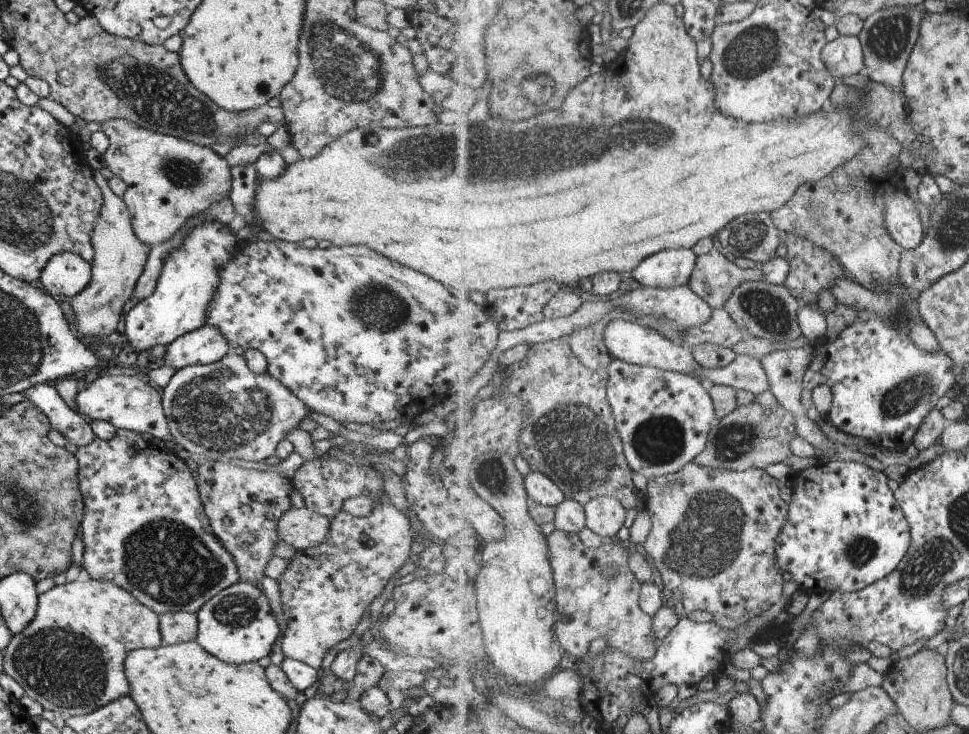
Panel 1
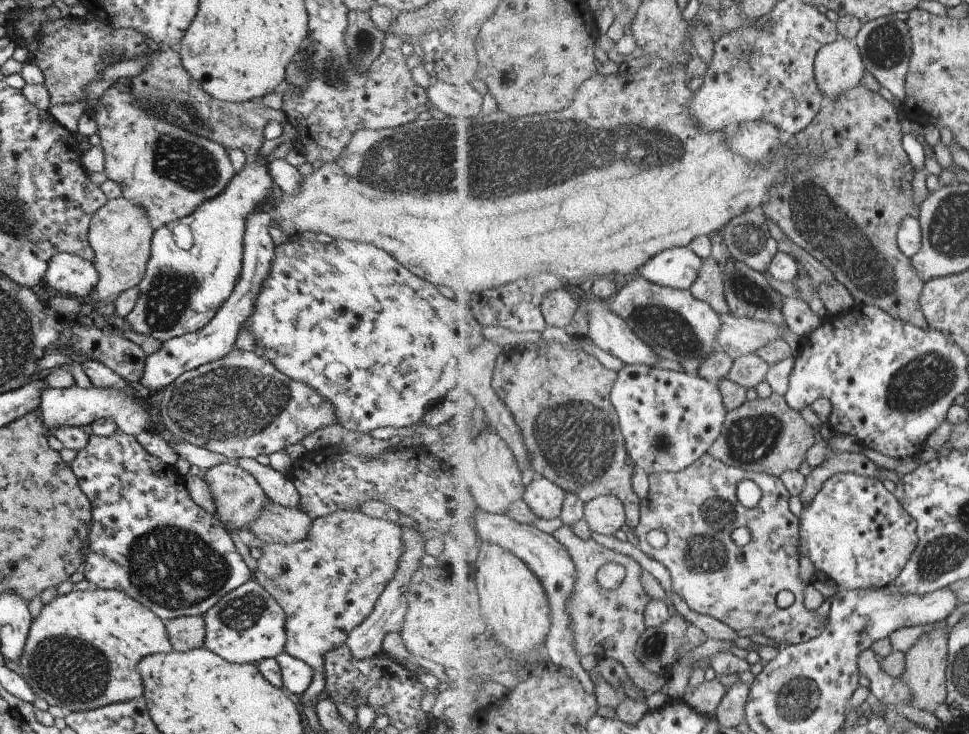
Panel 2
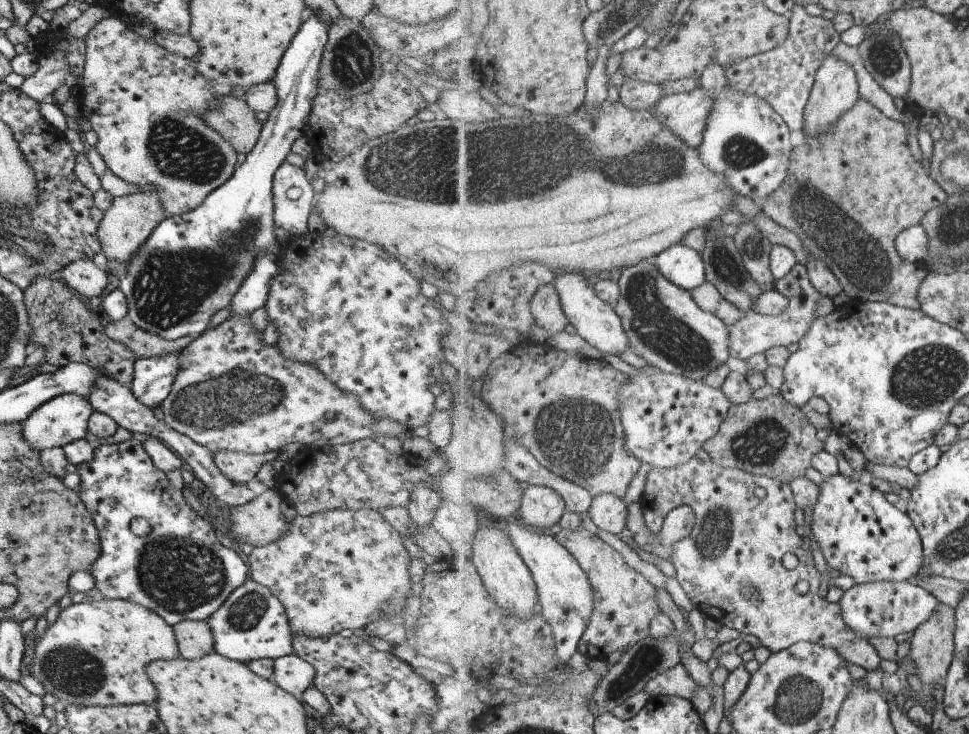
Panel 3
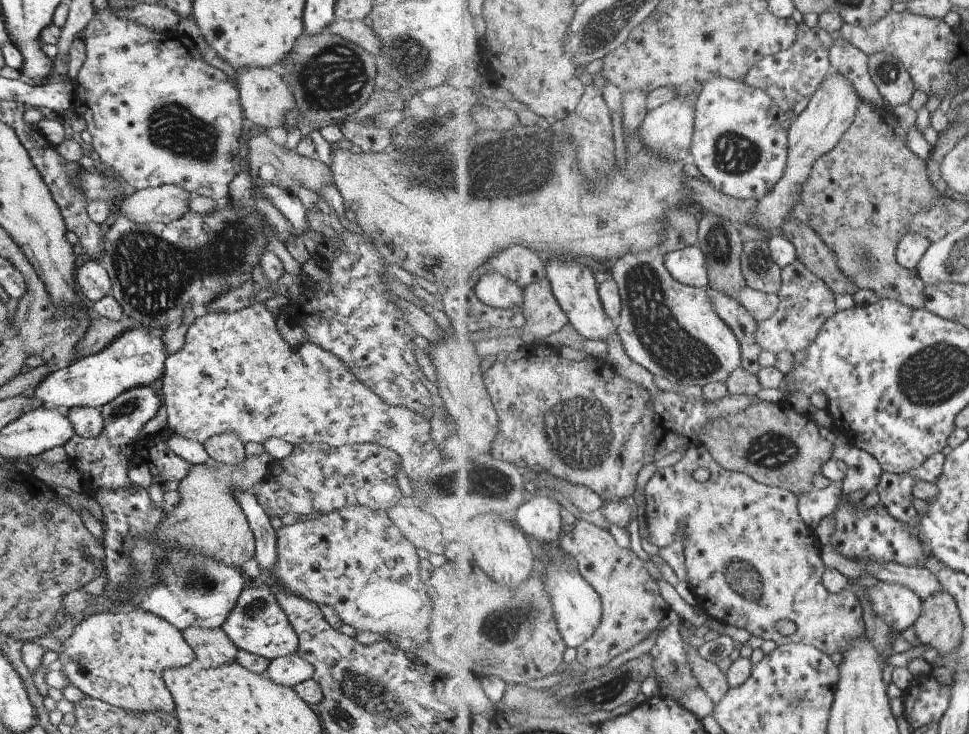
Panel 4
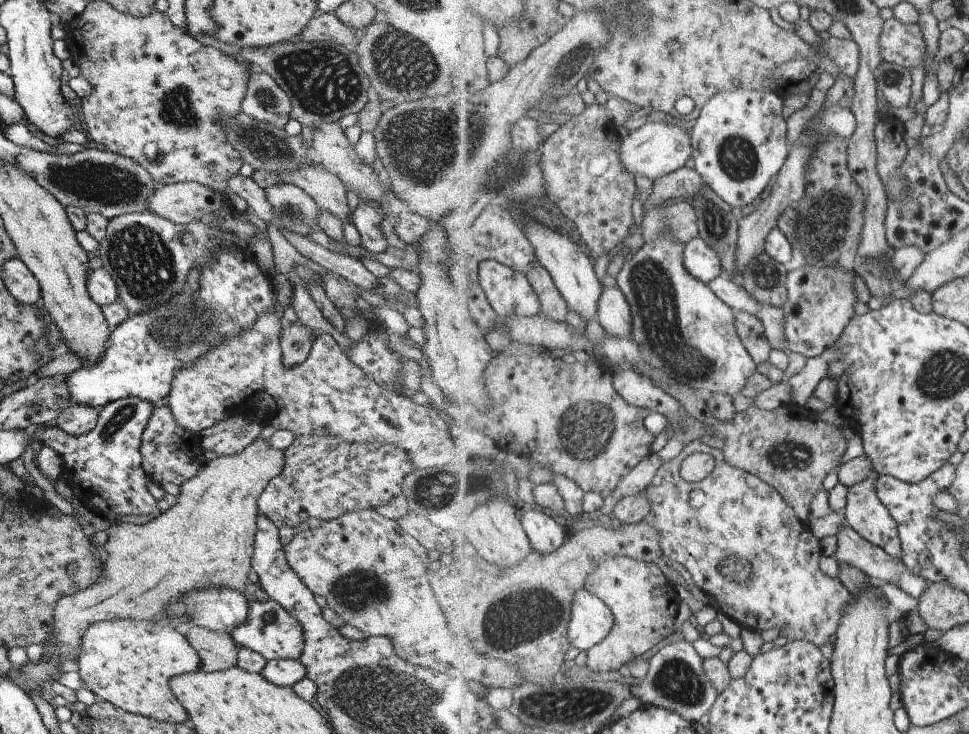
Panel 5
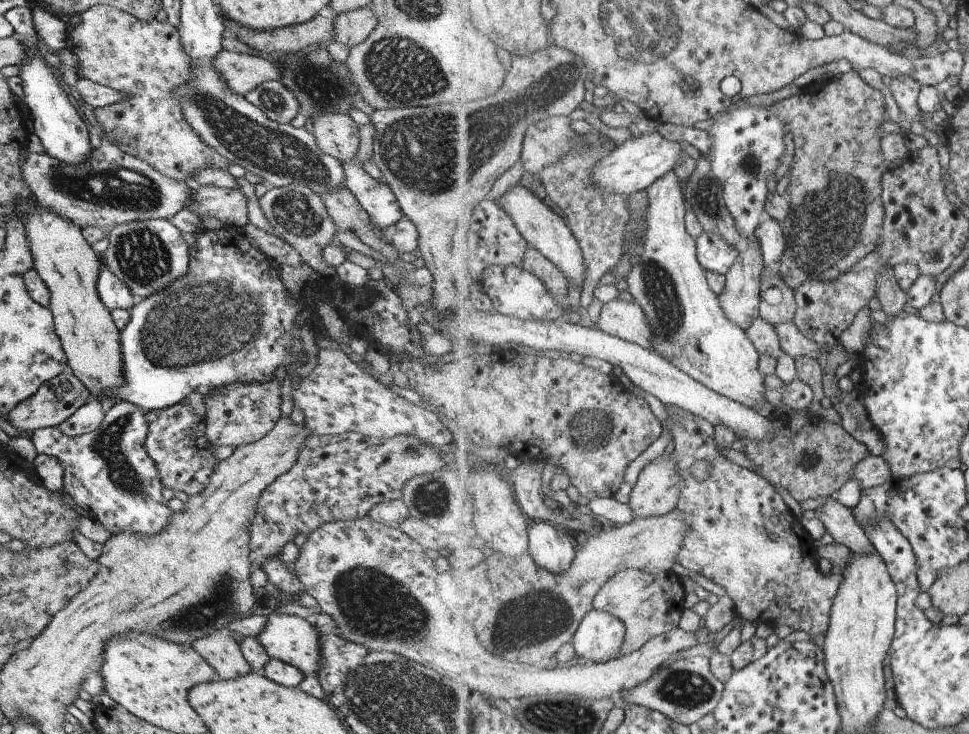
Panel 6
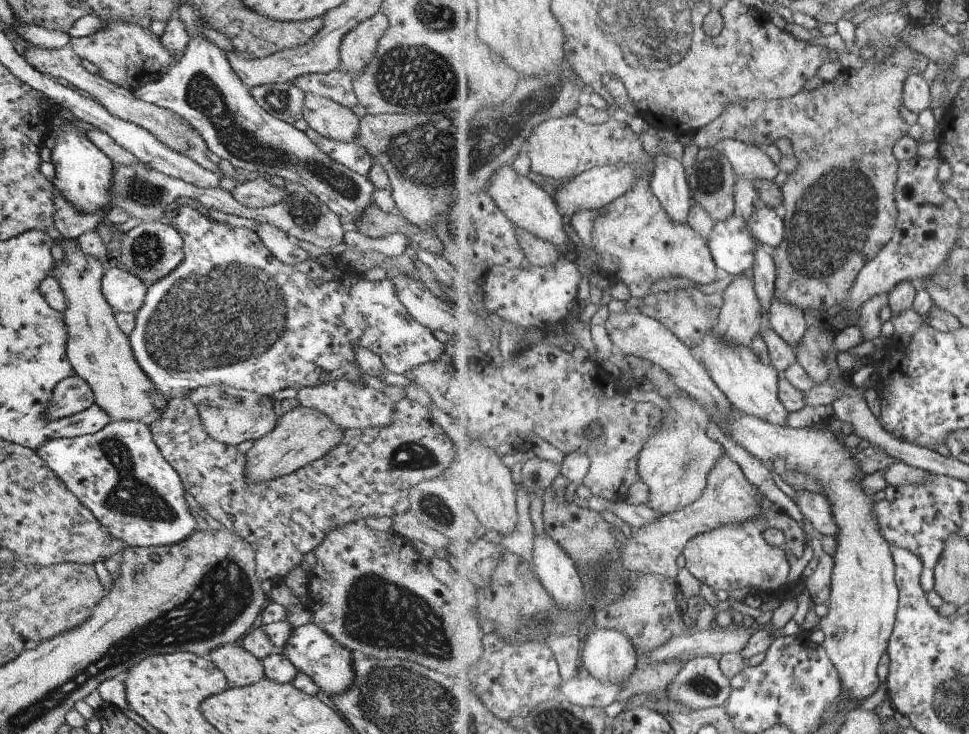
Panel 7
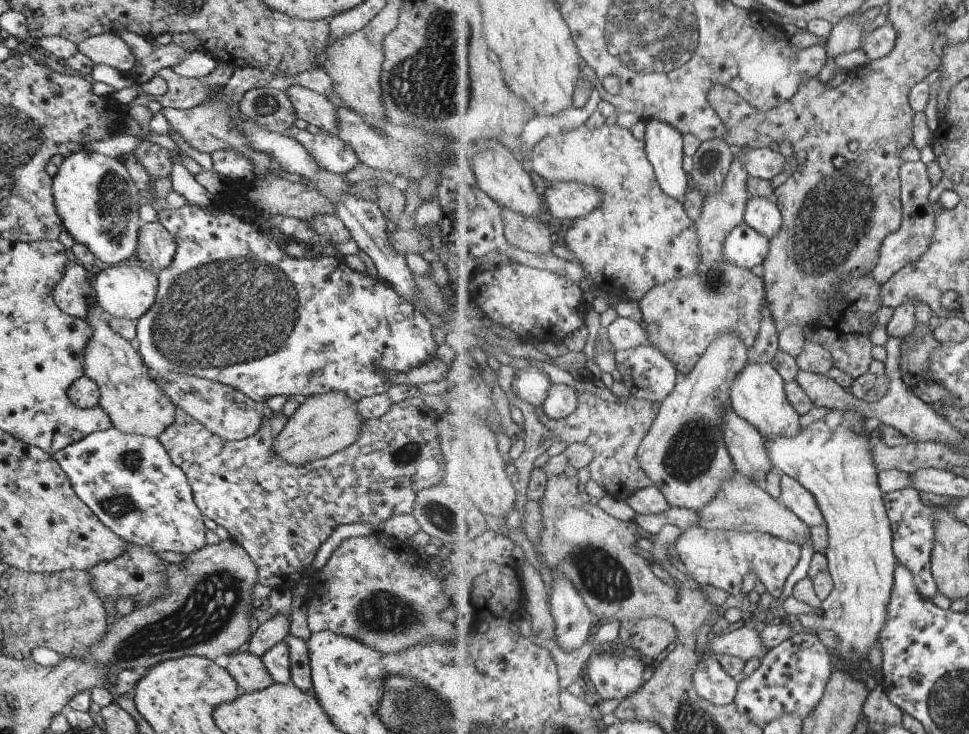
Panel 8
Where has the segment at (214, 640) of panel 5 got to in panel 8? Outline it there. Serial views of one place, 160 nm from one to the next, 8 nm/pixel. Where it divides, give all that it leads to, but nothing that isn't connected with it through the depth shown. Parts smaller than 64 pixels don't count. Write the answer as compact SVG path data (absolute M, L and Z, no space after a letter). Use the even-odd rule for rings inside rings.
M247 651L228 655L225 670L236 682L241 694L260 691L273 684L273 680L260 657Z

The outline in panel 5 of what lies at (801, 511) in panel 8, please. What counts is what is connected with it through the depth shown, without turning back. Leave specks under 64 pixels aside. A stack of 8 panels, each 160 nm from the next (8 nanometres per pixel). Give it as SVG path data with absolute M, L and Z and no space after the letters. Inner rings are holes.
M843 522L837 538L837 549L833 556L835 560L860 568L869 578L877 580L877 582L895 584L895 586L898 586L899 589L911 597L919 599L927 588L929 588L930 584L925 582L922 577L918 577L914 572L911 572L904 565L903 560L897 560L889 556L883 547L877 546L869 542L866 538L863 538L848 522Z

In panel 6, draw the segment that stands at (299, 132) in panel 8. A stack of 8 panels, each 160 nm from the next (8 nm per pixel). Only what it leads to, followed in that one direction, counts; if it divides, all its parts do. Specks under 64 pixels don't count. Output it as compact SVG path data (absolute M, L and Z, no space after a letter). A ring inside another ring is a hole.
M357 160L343 161L341 166L346 177L345 188L351 191L380 232L403 216L391 189L365 173L361 163Z

